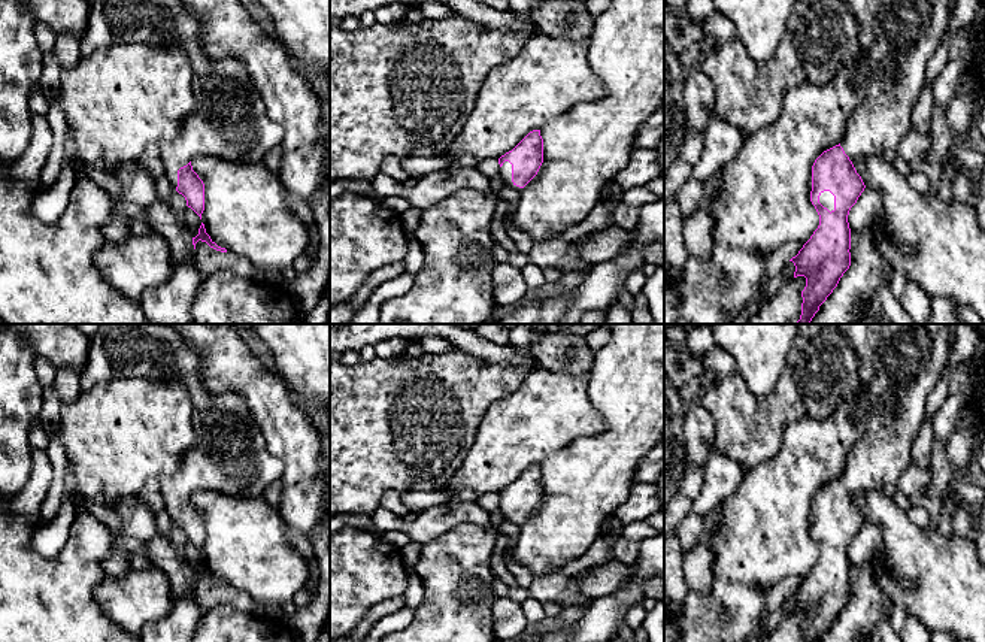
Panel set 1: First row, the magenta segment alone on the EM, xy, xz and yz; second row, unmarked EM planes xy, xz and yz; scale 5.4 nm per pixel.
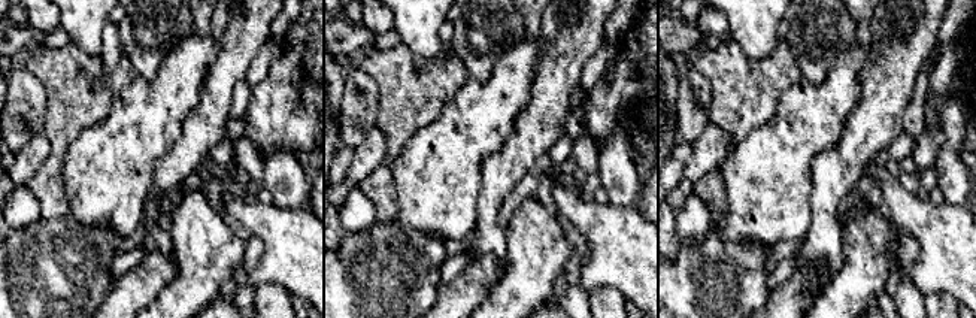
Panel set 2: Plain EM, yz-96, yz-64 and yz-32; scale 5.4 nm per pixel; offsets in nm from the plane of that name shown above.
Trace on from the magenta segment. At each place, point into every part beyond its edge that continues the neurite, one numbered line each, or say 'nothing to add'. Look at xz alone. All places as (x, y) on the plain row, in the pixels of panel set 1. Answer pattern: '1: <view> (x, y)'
1: xz (506, 503)

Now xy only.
1: xy (232, 457)

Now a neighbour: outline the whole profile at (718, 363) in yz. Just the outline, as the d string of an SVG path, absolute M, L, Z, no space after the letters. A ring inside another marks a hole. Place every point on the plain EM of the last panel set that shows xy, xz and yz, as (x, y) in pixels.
M715 345L703 355L703 366L706 375L713 379L727 379L736 373L736 361L731 354L721 346Z

